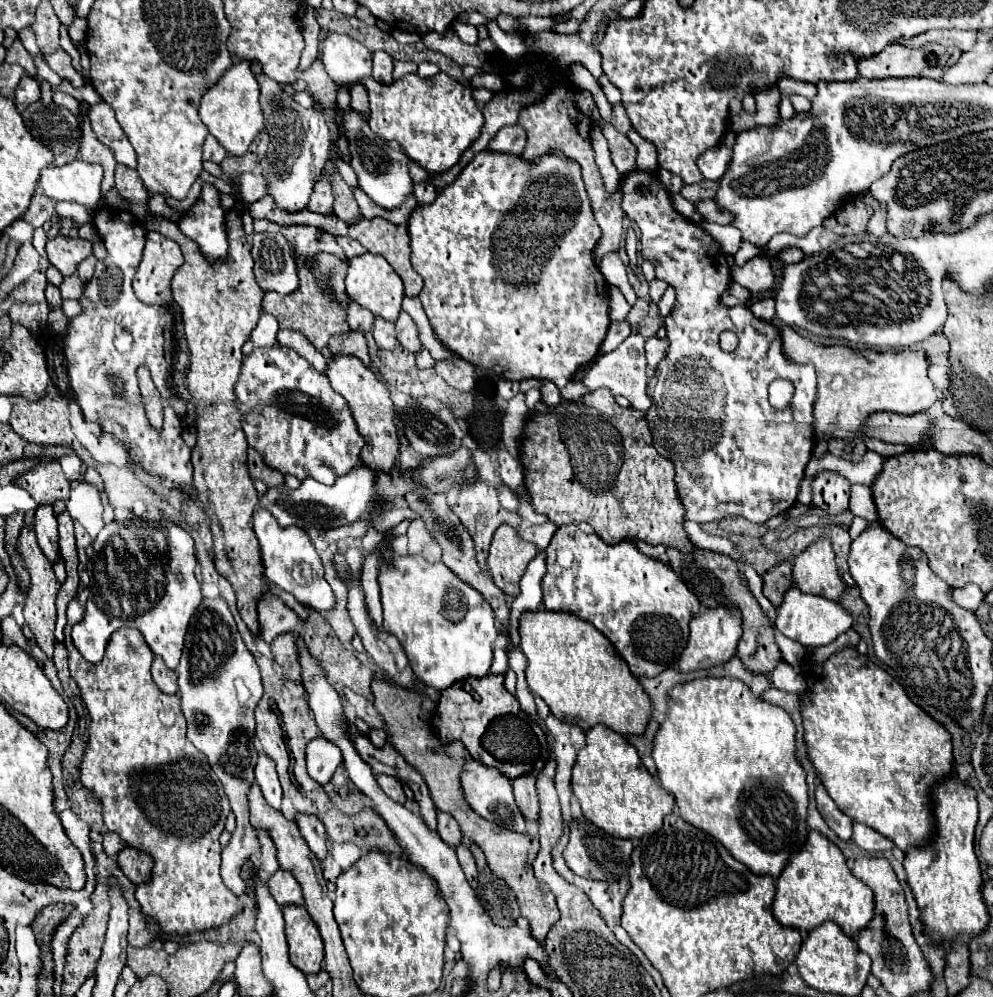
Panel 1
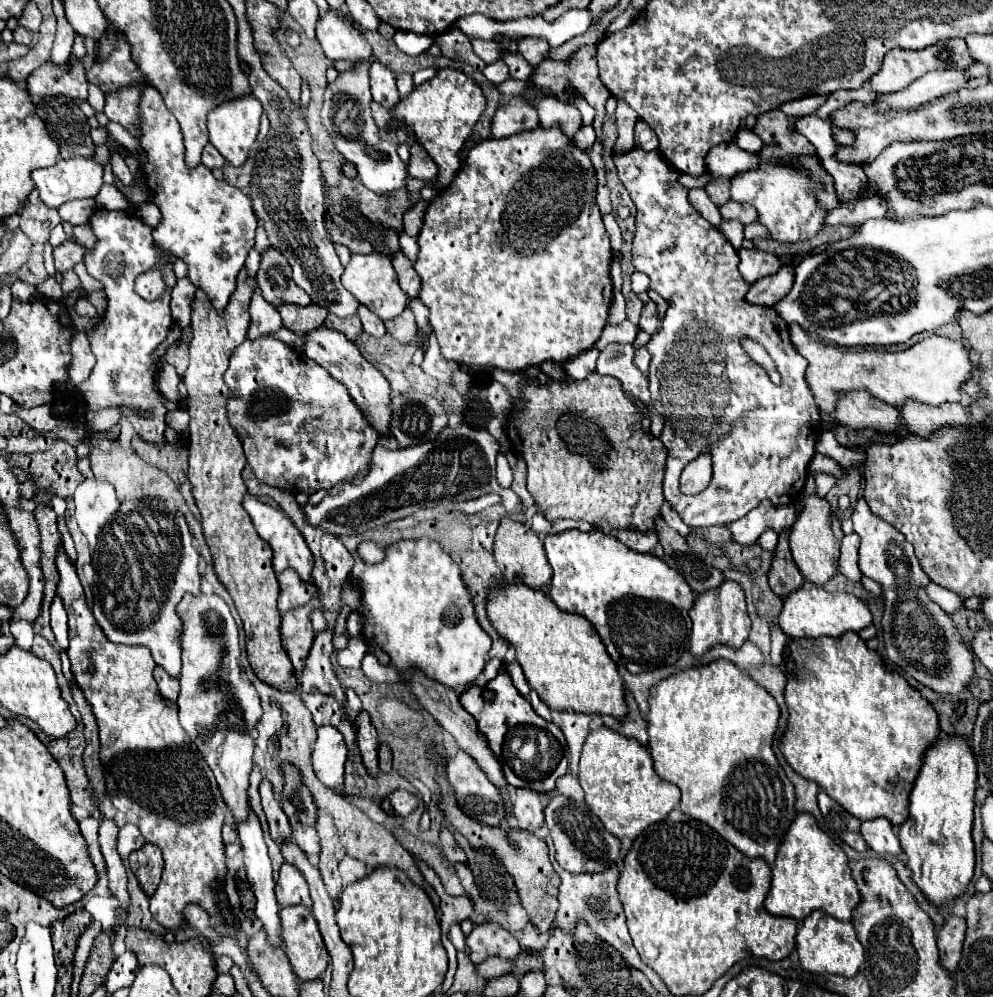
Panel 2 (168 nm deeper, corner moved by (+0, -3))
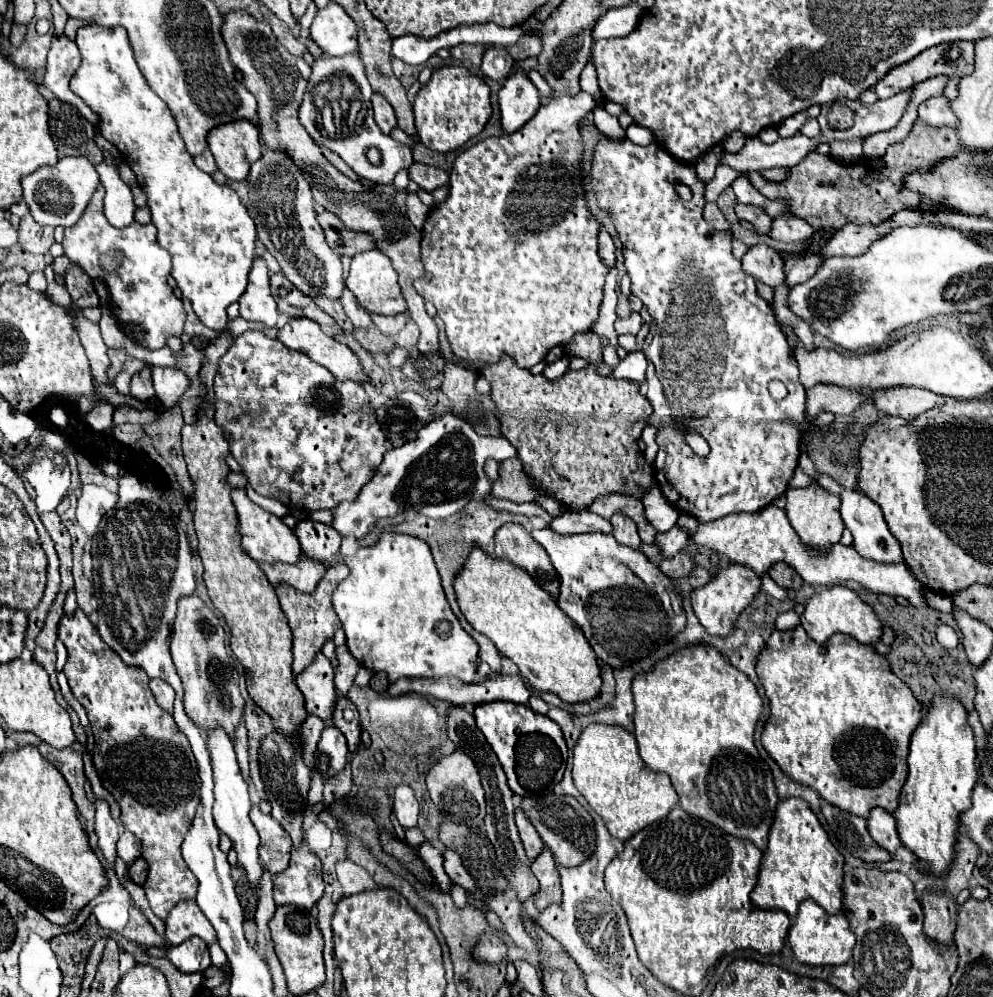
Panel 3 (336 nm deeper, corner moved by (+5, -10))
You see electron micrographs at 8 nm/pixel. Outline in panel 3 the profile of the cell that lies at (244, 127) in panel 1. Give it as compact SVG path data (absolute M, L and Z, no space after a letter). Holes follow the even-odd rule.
M236 120L236 122L228 122L228 124L212 128L210 134L208 134L208 148L214 154L218 170L226 178L236 180L236 182L244 180L248 176L248 172L250 172L250 164L256 162L262 156L258 128L250 120Z

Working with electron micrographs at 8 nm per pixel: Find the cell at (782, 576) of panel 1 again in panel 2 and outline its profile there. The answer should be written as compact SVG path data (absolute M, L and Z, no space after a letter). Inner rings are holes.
M781 533L777 549L775 549L773 565L771 565L771 571L769 571L769 587L775 595L787 597L795 589L799 589L801 585L803 585L803 577L801 577L797 565L791 559L789 539L785 539L785 535Z

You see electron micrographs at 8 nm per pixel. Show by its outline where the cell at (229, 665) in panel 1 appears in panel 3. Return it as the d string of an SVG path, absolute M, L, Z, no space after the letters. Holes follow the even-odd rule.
M196 594L180 598L170 650L178 676L182 678L182 686L186 690L184 694L186 714L202 728L222 726L226 734L232 736L234 728L242 722L244 700L238 692L238 684L234 680L234 666L224 646L224 628L220 626L212 610Z

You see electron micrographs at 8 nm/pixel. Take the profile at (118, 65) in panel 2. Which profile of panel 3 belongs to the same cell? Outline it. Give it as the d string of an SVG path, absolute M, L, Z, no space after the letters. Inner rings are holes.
M90 24L78 30L76 44L82 54L82 64L70 80L72 92L80 96L92 108L92 112L98 114L100 132L120 150L124 162L134 170L138 186L146 192L148 206L152 210L152 222L158 228L158 242L172 254L172 276L178 282L178 288L192 302L192 308L204 326L216 332L224 330L228 324L226 308L232 302L238 302L238 298L244 294L244 288L248 286L256 240L254 220L232 188L216 184L210 174L196 168L180 138L172 112L164 100L152 92L146 78L142 76L134 60L128 32L124 28L102 28L98 24Z

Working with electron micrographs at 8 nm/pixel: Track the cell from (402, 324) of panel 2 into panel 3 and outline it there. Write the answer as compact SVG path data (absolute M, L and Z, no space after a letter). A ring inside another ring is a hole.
M370 314L372 322L376 324L376 328L382 334L398 334L402 330L402 326L408 320L408 314L396 314L396 316L382 316L382 314Z

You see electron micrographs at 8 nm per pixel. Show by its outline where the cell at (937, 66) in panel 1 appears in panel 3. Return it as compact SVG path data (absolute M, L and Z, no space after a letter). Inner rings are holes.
M948 42L948 44L938 44L932 46L928 52L922 52L920 56L916 56L916 60L910 60L898 68L892 68L892 72L888 72L888 76L884 76L876 86L874 92L878 94L878 98L890 98L898 92L904 92L908 88L912 88L912 84L924 82L926 78L944 74L948 78L960 78L966 76L974 70L974 42Z

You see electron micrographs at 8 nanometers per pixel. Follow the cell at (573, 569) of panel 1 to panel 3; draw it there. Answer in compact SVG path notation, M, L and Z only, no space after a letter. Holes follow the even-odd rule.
M550 528L532 530L532 538L548 552L556 572L560 574L560 598L558 606L568 614L584 632L596 656L612 668L624 668L634 660L651 654L666 640L672 640L686 628L686 614L682 608L682 596L674 588L674 582L660 572L638 548L618 544L612 534L592 532L592 534L568 534L560 536Z

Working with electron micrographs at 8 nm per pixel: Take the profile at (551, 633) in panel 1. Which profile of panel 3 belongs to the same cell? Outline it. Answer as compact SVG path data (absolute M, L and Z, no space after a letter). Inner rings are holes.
M472 548L454 580L456 598L470 626L488 636L510 658L532 688L552 692L564 702L584 702L600 694L600 666L580 628L560 612L556 600L532 576L508 560Z

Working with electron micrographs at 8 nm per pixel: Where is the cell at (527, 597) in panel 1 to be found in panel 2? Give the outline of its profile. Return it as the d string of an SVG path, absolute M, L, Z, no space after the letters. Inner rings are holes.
M501 667L499 675L489 681L487 687L471 685L459 695L459 701L463 709L475 717L479 733L485 737L489 749L501 763L509 785L537 789L539 793L555 789L555 781L567 771L567 741L559 727L547 723L537 713L533 713L531 703L521 697L519 691L513 687L505 667ZM543 725L553 725L553 729L545 729Z

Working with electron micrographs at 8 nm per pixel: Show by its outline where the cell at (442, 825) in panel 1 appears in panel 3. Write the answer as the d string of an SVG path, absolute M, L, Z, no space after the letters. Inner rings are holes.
M446 850L444 854L444 868L446 868L446 874L456 882L460 884L466 892L476 892L476 882L472 880L472 876L466 872L466 868L462 866L462 860L456 852L452 850Z

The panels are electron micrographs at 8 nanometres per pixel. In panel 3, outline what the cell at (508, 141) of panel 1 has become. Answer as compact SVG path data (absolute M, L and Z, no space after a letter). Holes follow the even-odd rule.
M520 62L514 64L512 74L500 90L500 112L504 132L520 130L540 108L540 94L530 82L528 74L520 68Z

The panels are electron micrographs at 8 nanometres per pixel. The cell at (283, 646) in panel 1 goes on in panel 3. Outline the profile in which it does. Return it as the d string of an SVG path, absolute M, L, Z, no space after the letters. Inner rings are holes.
M340 562L326 570L324 578L316 586L316 592L312 592L312 594L296 592L294 588L288 588L288 584L280 584L280 588L276 588L278 600L290 622L290 628L292 628L292 652L294 652L292 670L294 670L294 674L300 674L308 664L312 664L316 654L322 650L324 642L328 642L334 636L334 632L340 628L340 620L332 608L332 592L346 576L348 576L348 568L344 562Z

